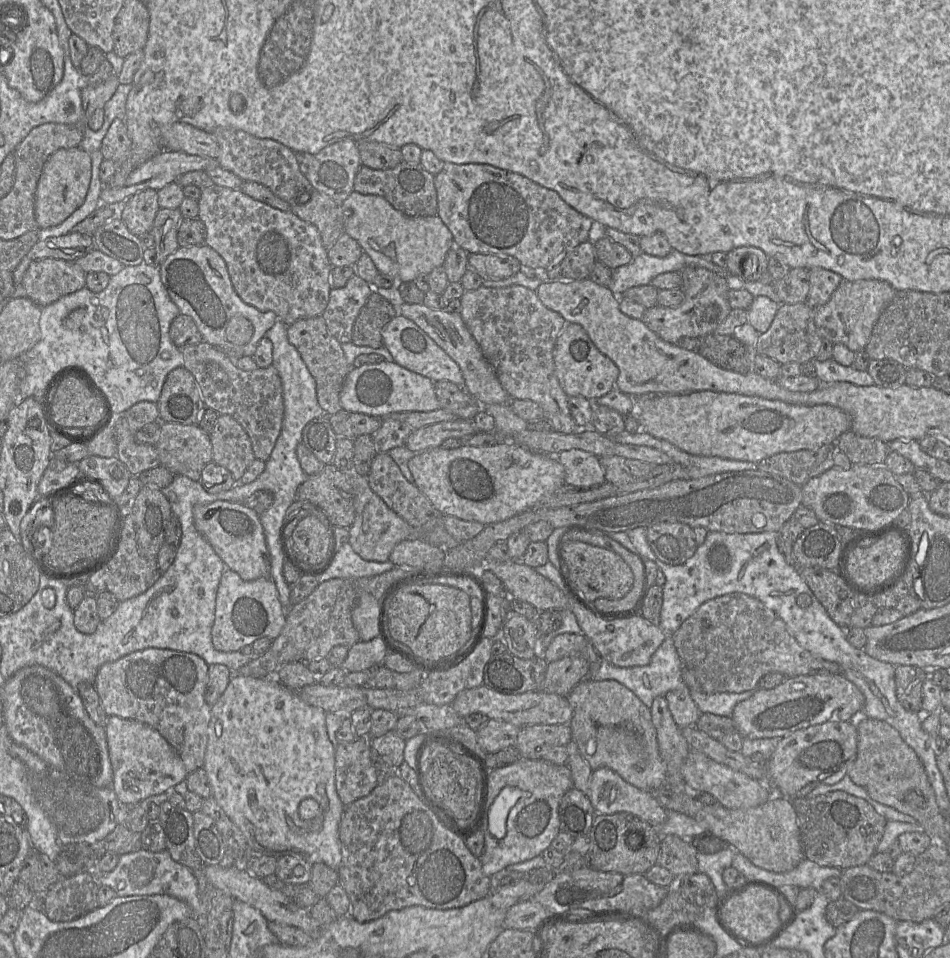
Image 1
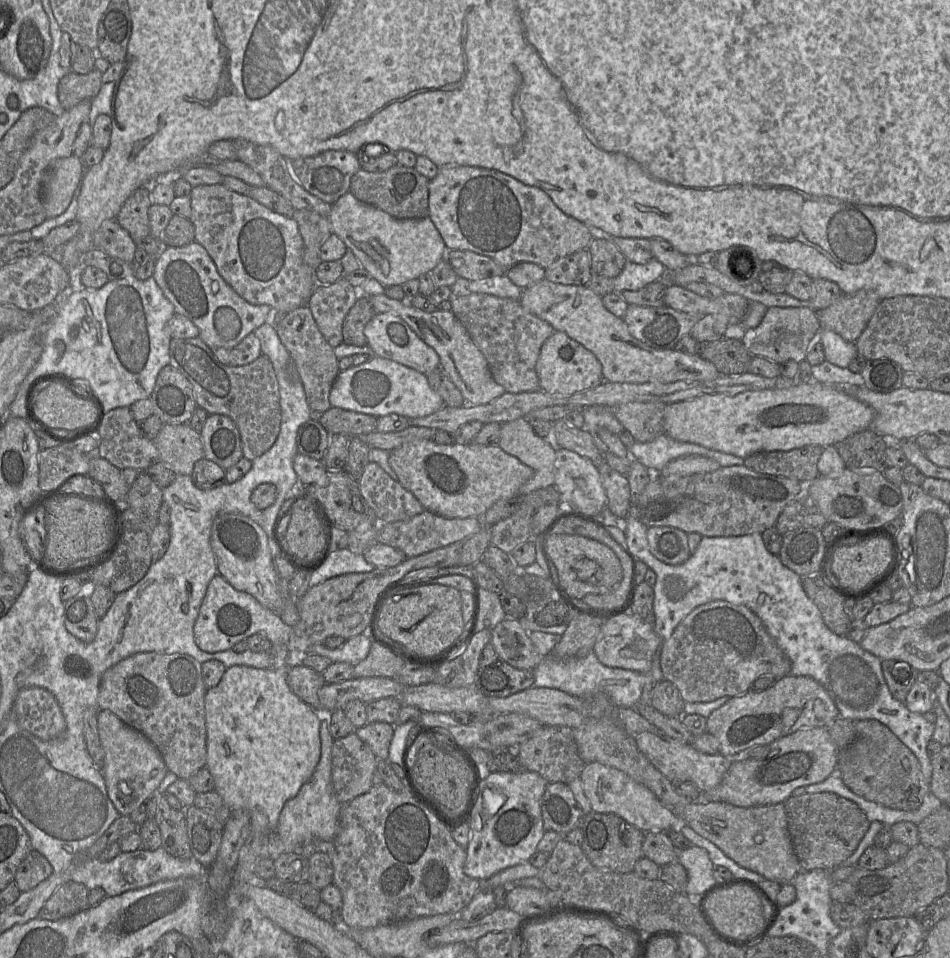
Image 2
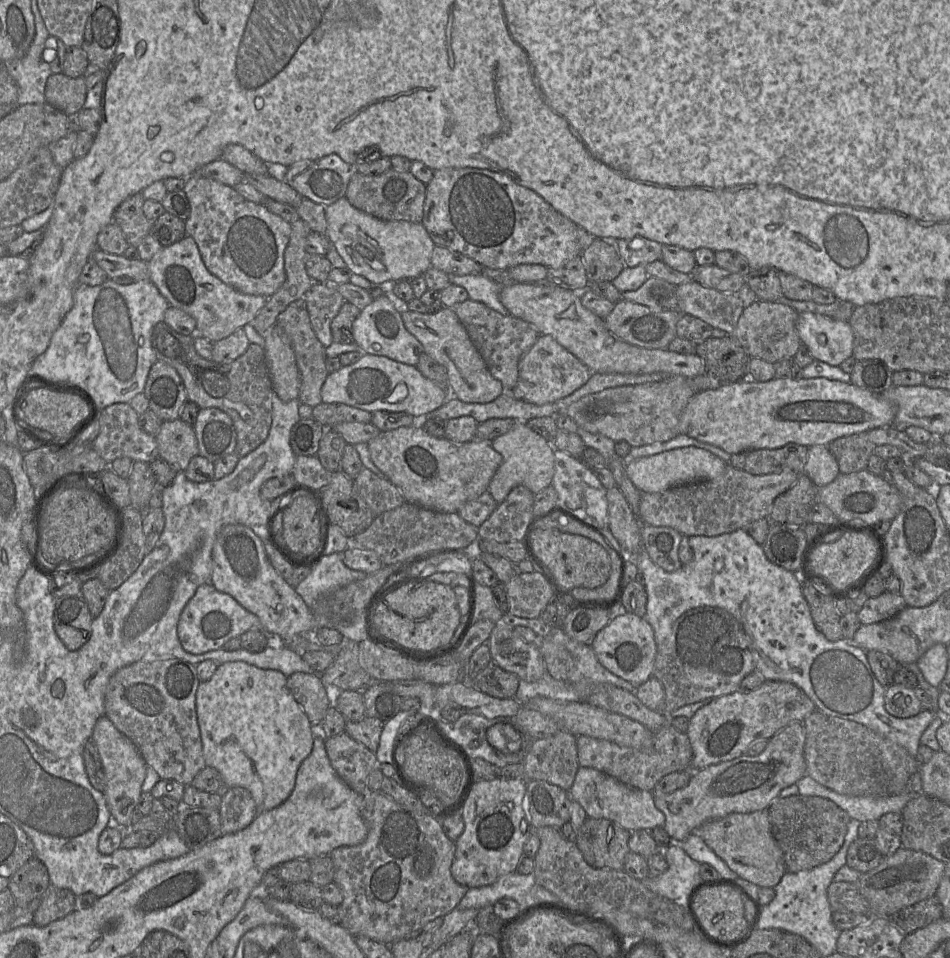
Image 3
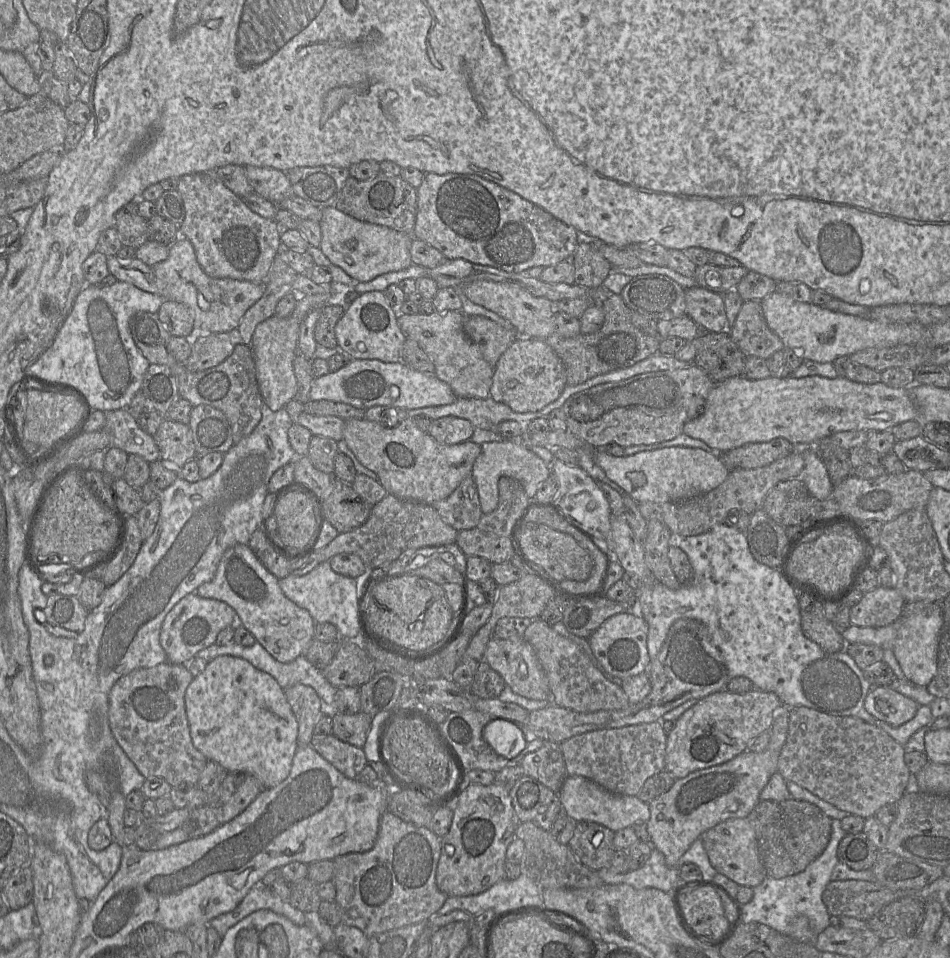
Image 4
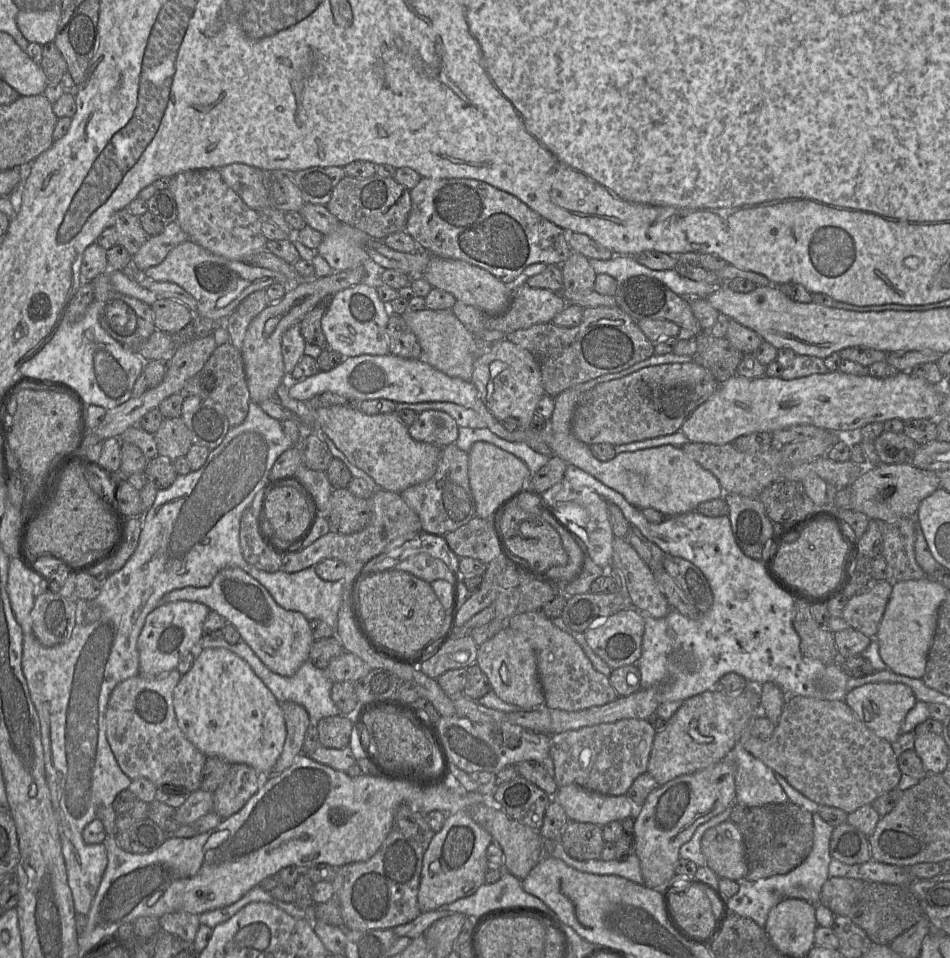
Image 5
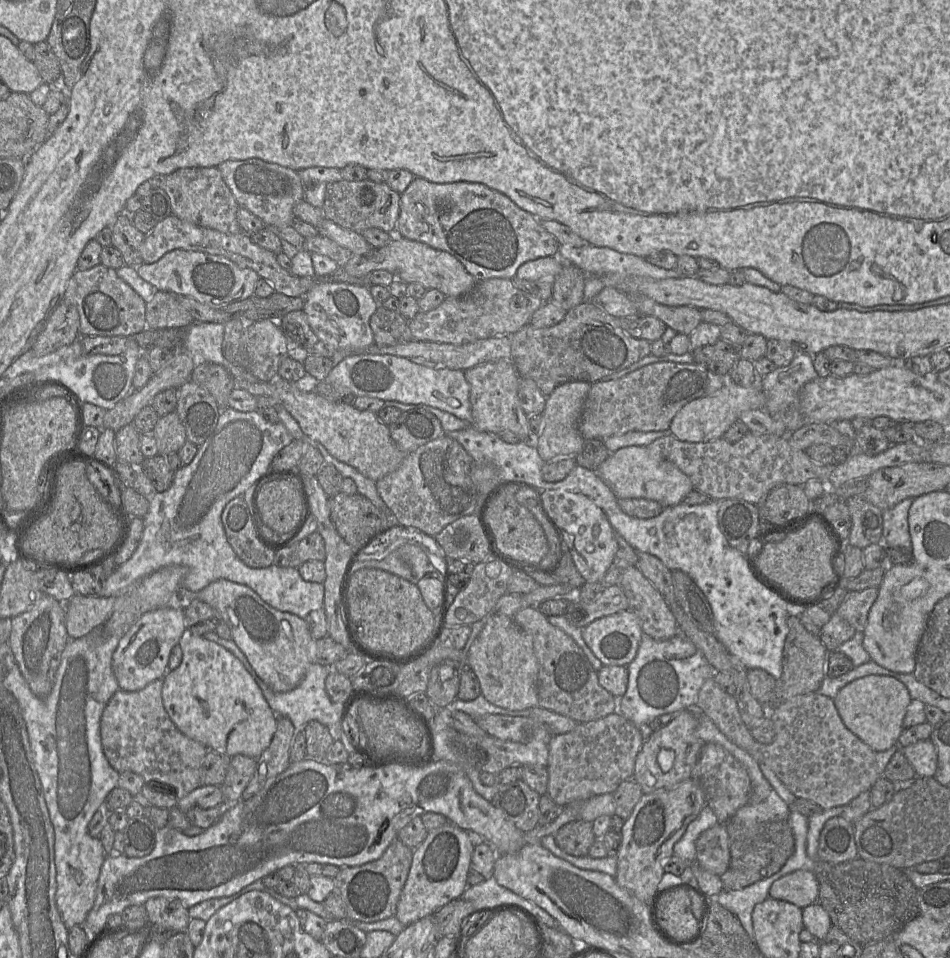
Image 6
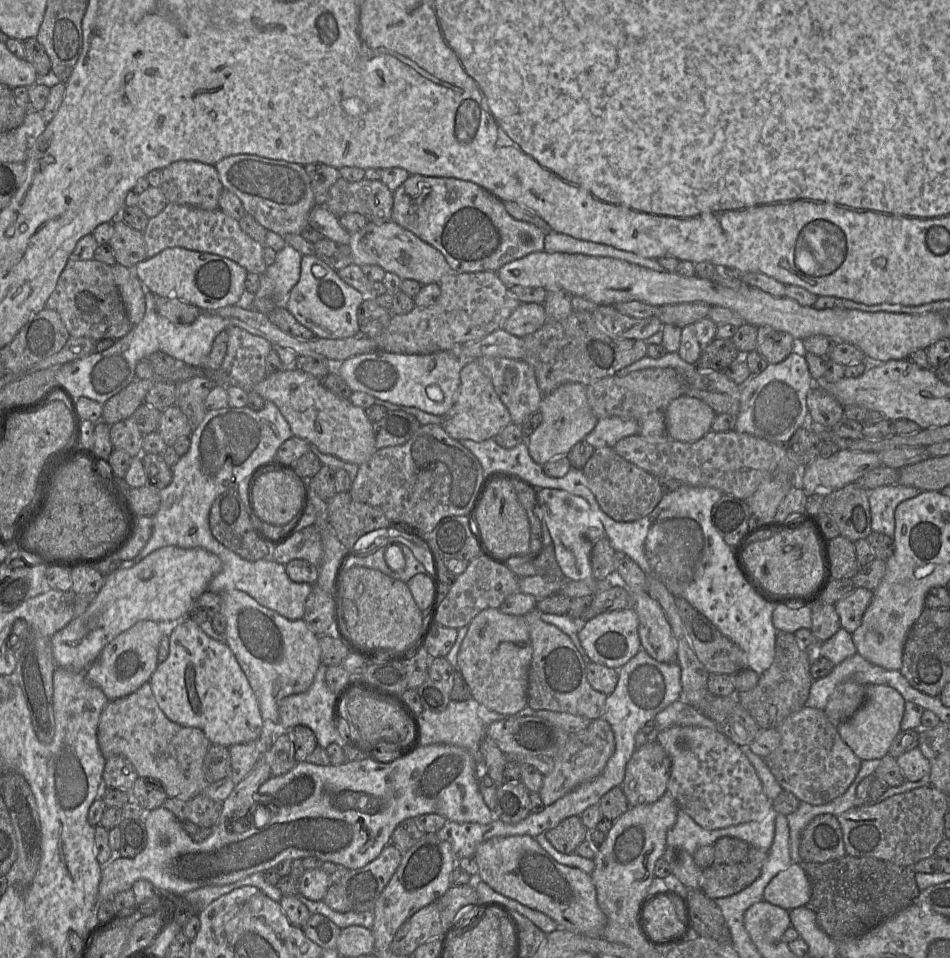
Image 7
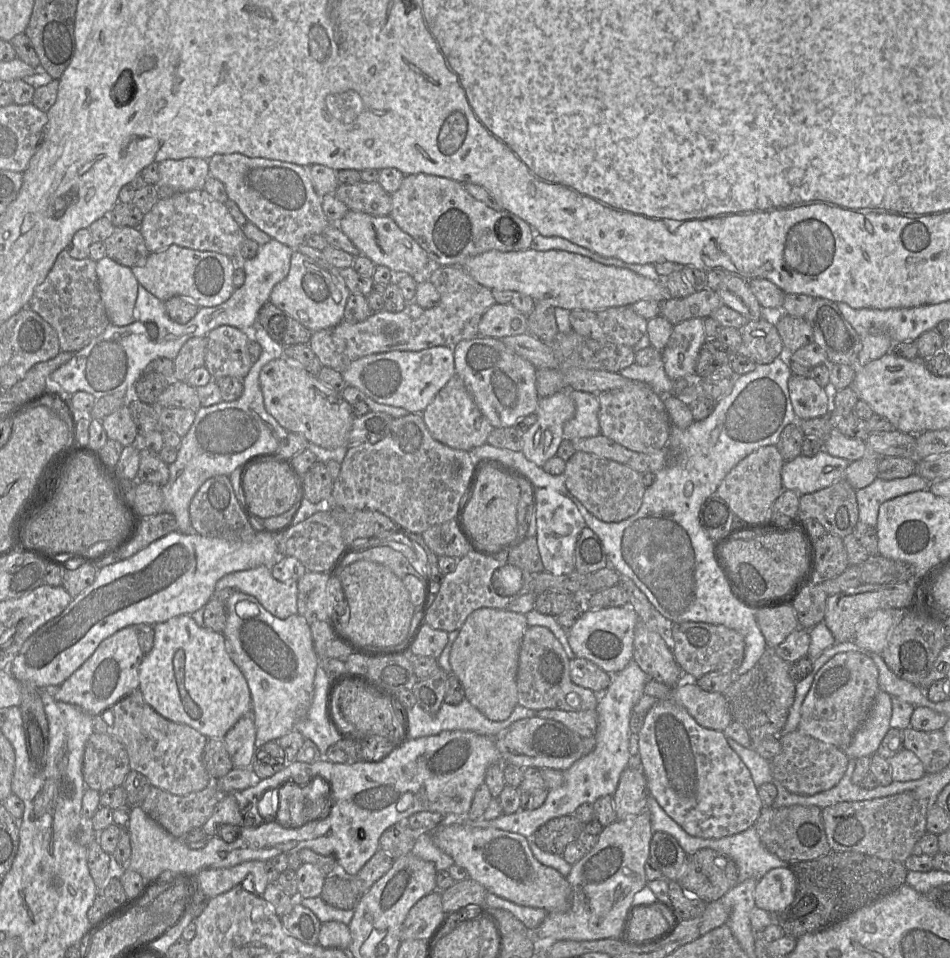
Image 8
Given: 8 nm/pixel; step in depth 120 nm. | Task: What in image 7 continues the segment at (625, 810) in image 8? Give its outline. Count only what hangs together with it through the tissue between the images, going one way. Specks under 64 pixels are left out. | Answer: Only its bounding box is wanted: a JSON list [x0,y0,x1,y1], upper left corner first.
[620,739,671,807]

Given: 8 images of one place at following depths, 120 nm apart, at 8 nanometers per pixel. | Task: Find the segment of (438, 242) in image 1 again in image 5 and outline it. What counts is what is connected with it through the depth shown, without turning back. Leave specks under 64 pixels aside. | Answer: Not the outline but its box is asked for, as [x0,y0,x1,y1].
[317,224,373,272]

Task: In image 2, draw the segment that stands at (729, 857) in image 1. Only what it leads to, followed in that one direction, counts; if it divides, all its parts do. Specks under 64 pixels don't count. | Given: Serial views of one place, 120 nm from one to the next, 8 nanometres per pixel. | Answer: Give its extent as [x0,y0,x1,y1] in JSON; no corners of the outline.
[678,846,720,896]

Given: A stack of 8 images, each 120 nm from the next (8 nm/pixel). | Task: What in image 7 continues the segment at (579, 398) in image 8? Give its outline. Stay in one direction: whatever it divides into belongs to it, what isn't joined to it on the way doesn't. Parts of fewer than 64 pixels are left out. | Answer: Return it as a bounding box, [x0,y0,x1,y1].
[584,416,638,449]

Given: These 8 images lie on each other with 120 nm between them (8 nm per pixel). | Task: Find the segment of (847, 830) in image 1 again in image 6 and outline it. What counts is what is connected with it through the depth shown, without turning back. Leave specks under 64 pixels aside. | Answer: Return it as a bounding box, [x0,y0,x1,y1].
[720,819,795,890]

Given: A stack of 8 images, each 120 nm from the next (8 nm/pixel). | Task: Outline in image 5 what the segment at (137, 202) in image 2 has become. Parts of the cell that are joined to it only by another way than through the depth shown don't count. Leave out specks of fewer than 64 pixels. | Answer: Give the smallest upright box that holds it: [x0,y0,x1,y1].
[112,208,149,256]

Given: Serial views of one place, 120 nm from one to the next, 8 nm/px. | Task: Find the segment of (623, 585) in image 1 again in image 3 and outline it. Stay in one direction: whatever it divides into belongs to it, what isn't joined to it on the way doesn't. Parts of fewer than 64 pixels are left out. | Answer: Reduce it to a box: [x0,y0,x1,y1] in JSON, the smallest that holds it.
[531,528,611,591]

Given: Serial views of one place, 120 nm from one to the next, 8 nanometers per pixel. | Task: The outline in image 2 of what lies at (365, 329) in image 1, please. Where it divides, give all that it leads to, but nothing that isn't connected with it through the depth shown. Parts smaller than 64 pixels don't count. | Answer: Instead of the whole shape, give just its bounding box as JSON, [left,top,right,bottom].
[343,296,376,346]

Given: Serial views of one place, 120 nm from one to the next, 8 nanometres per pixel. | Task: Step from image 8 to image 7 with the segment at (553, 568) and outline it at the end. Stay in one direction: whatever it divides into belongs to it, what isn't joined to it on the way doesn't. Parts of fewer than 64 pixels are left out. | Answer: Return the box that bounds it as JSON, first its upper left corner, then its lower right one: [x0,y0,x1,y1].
[539,488,606,581]

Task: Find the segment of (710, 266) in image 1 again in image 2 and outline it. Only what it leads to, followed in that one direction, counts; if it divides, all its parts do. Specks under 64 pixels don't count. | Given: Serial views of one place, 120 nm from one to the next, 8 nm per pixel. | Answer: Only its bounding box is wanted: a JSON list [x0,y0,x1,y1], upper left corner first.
[613,258,667,292]

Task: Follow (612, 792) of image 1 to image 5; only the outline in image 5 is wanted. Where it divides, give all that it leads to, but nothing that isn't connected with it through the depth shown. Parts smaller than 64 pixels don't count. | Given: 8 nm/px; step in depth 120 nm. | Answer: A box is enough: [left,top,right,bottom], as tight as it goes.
[553,784,640,827]

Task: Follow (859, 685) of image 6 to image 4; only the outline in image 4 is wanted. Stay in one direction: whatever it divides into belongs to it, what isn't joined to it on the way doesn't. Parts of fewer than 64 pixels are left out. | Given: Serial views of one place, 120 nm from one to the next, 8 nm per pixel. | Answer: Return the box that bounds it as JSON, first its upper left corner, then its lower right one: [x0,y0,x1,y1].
[864,686,919,727]

